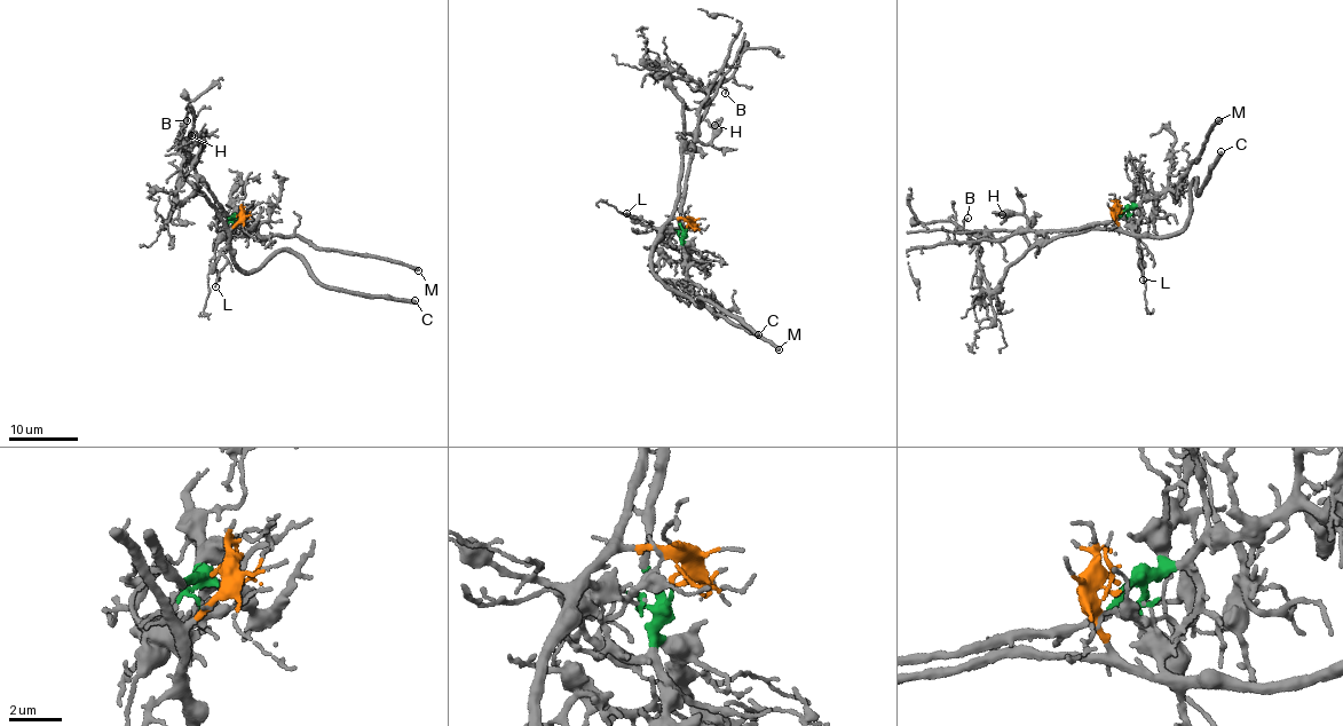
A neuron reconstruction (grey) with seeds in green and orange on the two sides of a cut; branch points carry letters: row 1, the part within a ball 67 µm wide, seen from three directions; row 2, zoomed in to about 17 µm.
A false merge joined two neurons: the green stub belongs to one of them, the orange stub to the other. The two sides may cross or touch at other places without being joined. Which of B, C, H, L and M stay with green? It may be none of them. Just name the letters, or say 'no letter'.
B, H, M

